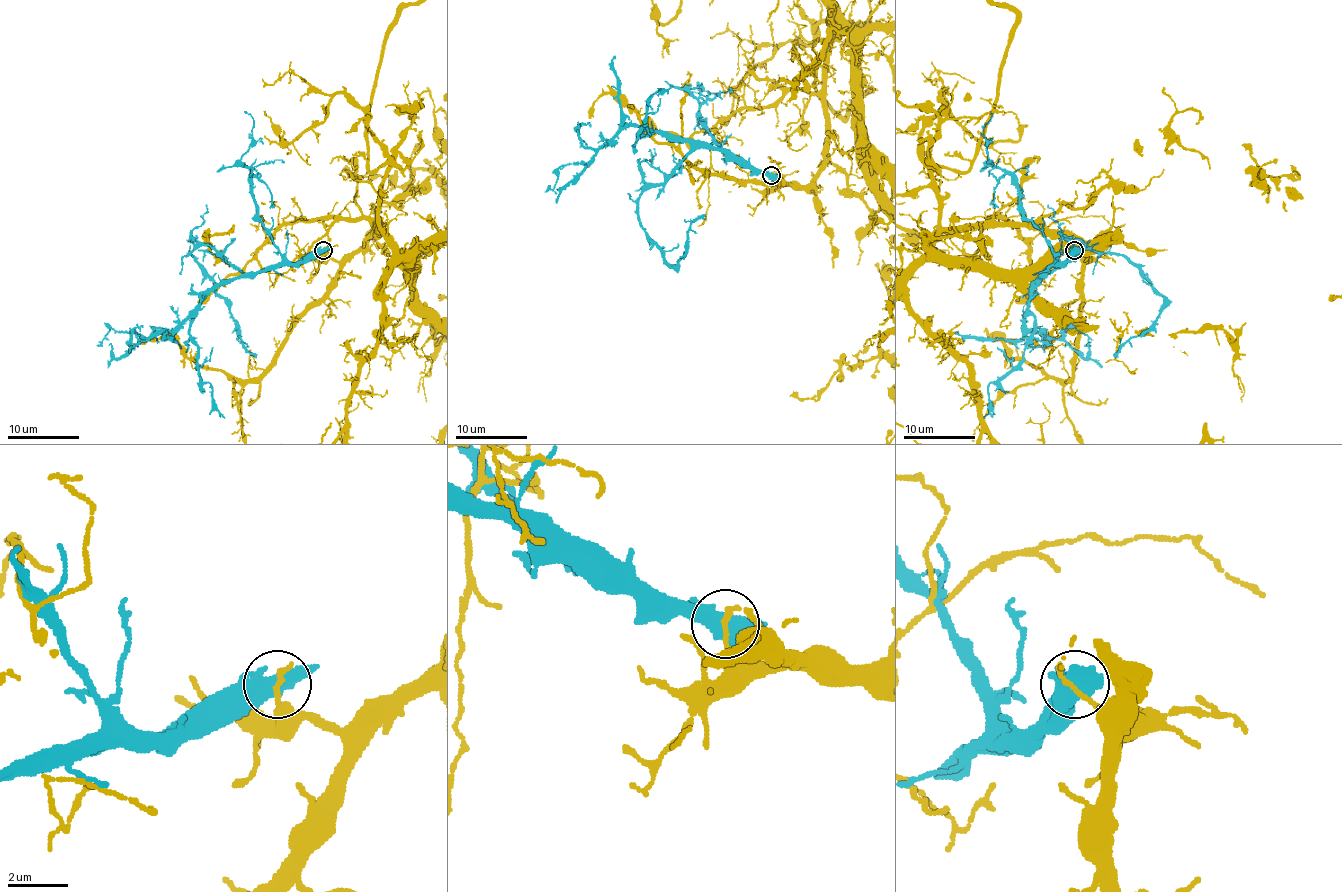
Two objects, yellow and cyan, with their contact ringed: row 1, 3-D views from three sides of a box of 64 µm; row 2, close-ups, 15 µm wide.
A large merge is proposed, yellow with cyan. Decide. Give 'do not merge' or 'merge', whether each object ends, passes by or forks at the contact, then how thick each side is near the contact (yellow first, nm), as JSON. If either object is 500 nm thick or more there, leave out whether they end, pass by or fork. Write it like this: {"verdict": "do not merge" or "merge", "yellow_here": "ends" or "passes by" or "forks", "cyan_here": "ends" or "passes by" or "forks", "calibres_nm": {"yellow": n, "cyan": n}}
{"verdict": "do not merge", "calibres_nm": {"yellow": 220, "cyan": 550}}

